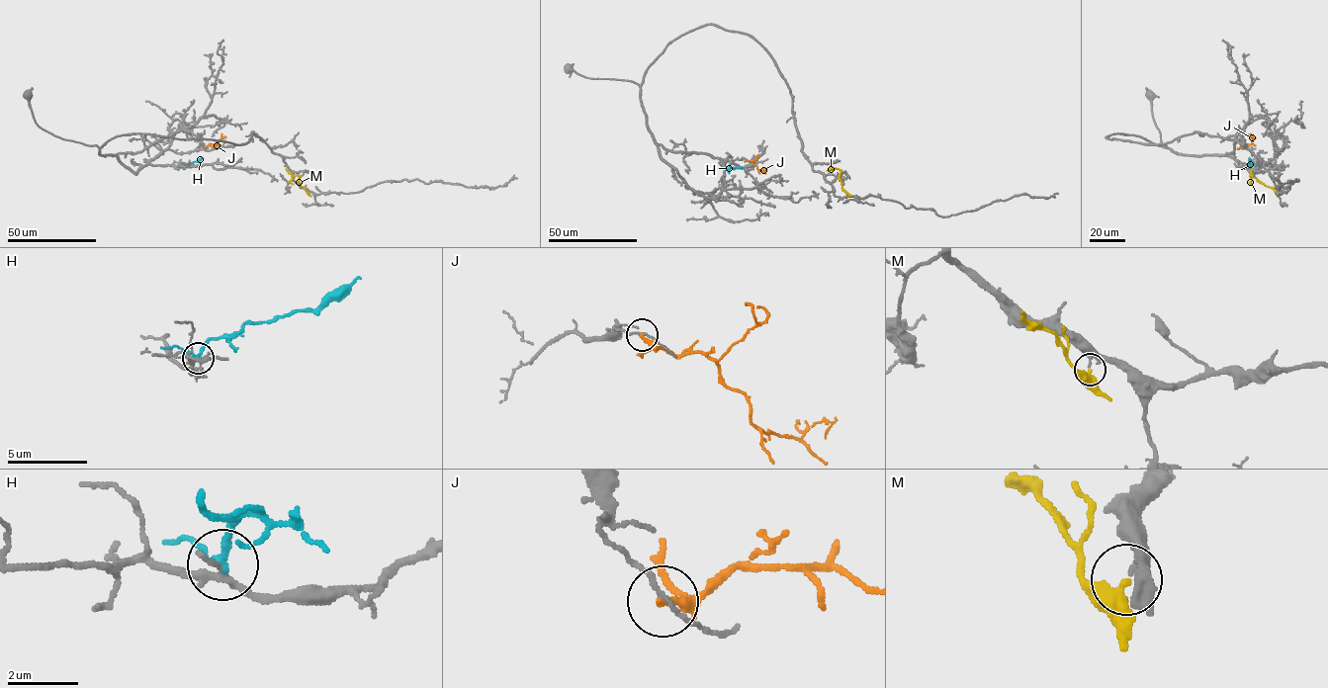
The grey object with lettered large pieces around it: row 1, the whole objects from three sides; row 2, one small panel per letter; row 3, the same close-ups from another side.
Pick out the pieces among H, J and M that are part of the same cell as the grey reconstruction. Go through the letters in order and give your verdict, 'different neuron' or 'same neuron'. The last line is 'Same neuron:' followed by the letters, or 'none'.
H: different neuron
J: different neuron
M: same neuron
Same neuron: M

